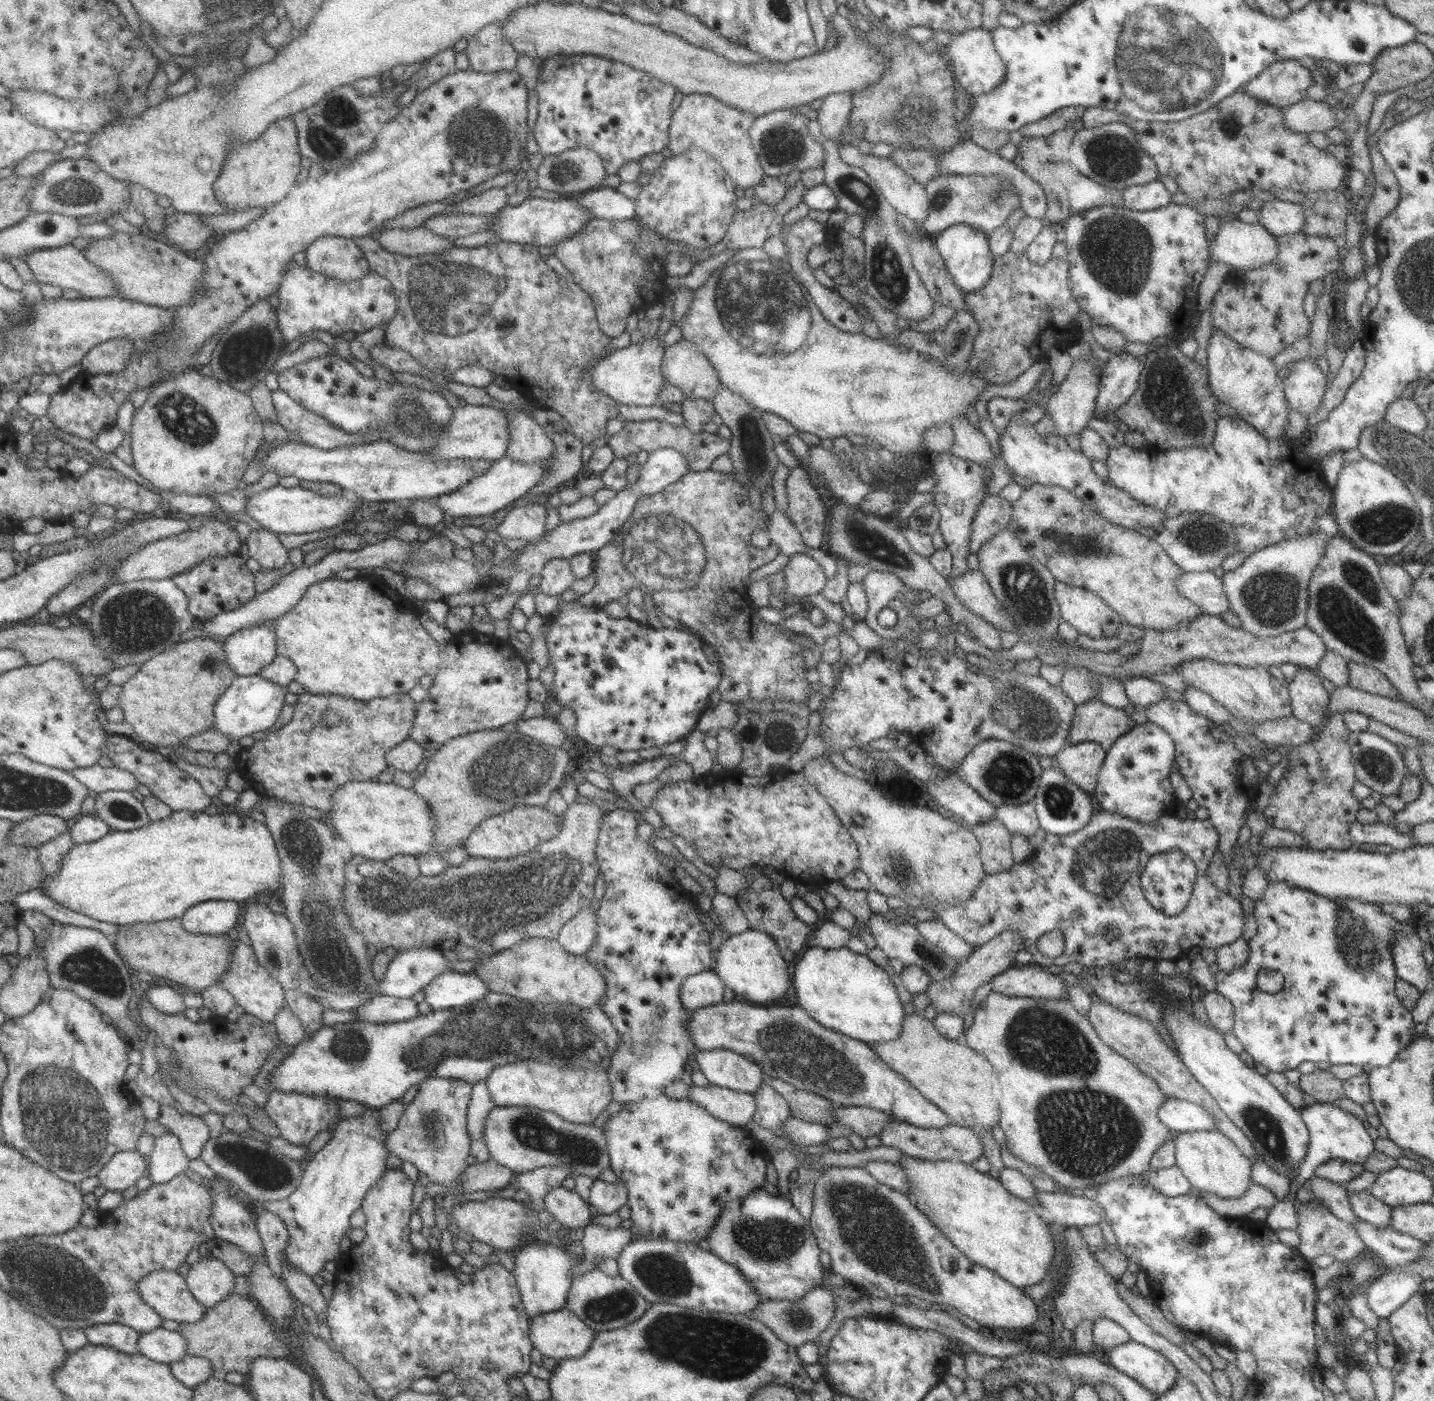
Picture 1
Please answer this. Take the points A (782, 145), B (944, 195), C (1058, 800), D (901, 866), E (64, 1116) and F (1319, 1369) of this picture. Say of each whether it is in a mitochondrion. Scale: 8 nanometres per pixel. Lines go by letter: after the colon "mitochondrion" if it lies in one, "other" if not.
A: mitochondrion
B: mitochondrion
C: mitochondrion
D: mitochondrion
E: mitochondrion
F: other

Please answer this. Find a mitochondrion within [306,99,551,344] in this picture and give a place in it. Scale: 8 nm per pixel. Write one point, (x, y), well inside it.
(473, 137)

